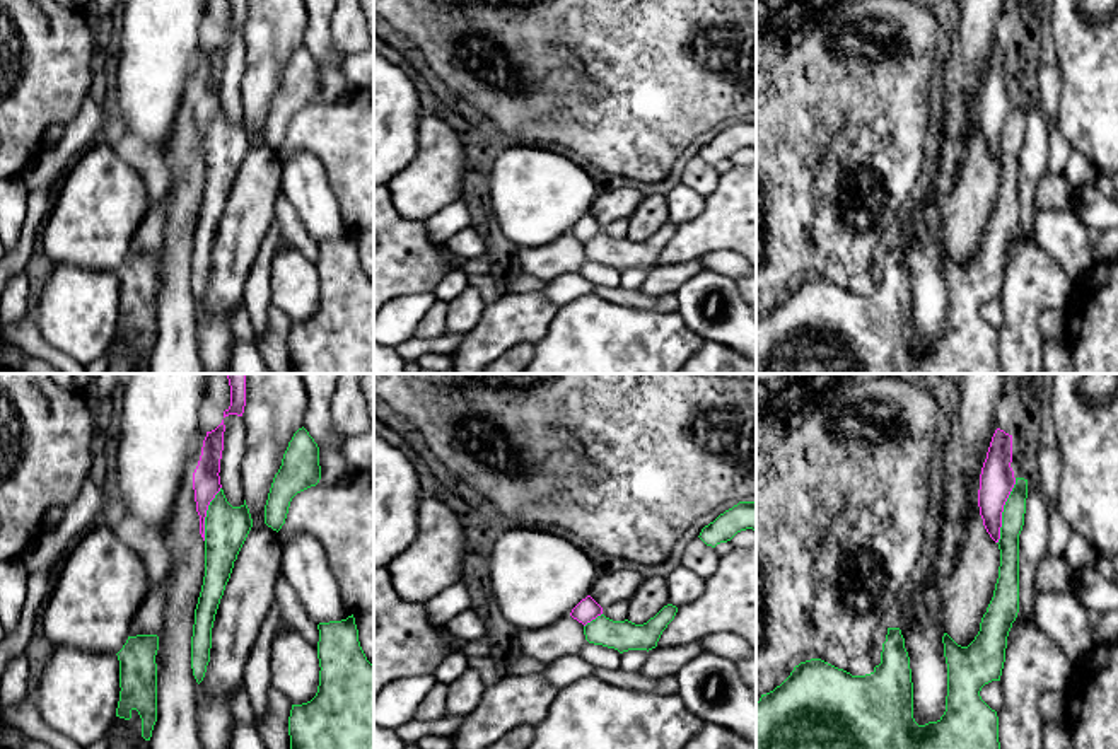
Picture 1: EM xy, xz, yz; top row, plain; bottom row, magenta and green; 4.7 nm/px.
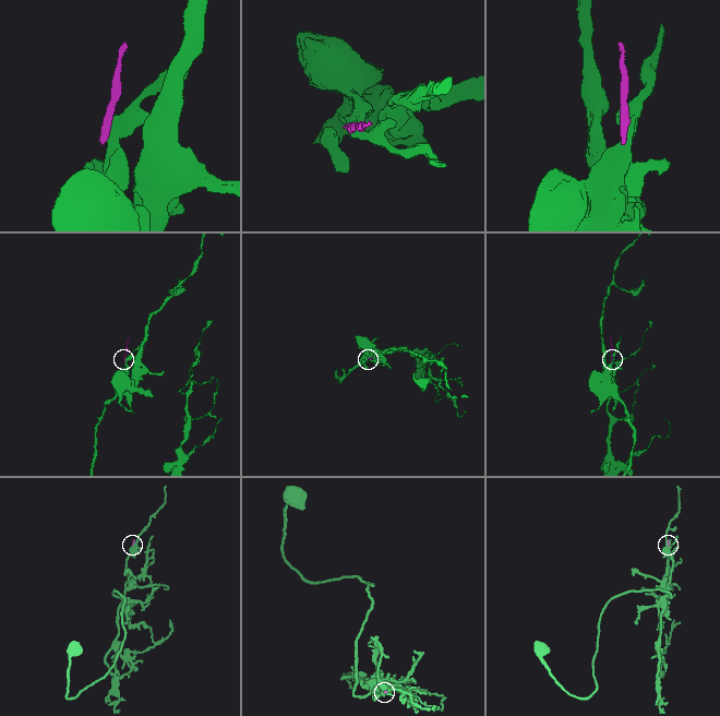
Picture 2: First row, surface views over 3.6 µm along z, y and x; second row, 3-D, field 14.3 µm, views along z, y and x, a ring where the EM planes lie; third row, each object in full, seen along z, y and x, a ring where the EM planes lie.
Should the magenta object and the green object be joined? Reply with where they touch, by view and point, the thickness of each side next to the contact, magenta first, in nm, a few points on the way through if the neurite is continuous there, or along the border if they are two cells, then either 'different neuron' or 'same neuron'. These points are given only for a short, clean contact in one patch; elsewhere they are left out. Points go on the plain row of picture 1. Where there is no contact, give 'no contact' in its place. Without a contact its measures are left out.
meets magenta in yz at (1002, 128); 160 nm thick on the magenta side, 110 nm on the other; border along yz (1016, 96), (1004, 123), (997, 161); different neuron

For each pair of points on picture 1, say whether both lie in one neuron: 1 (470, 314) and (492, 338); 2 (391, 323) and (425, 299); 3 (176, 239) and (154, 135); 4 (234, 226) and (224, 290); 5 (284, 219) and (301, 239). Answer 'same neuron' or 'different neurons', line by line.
1: different neurons
2: same neuron
3: different neurons
4: same neuron
5: same neuron

